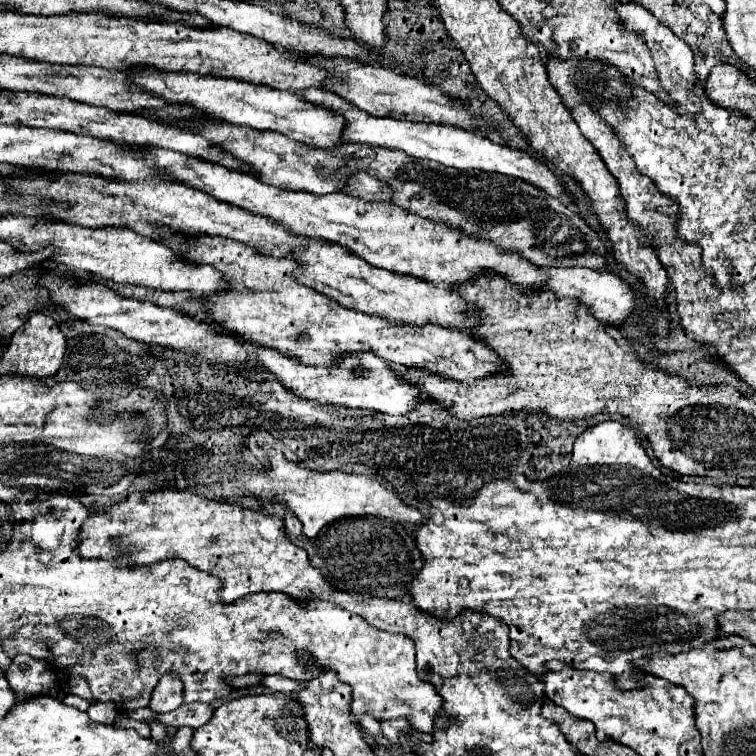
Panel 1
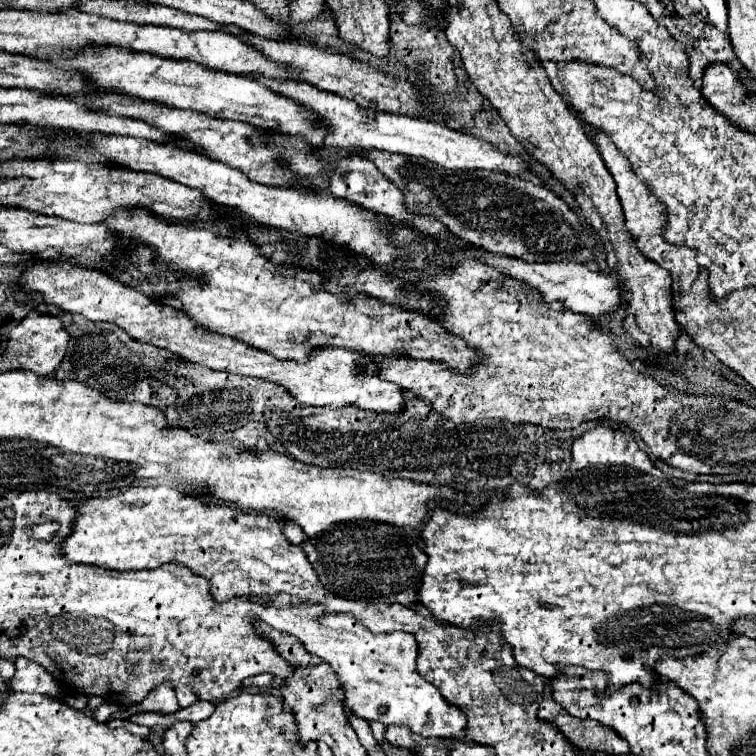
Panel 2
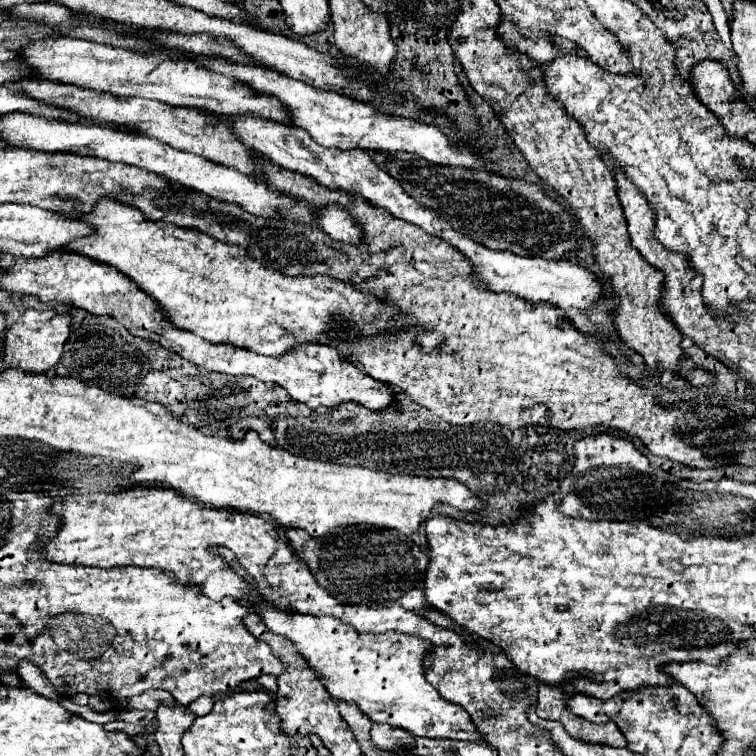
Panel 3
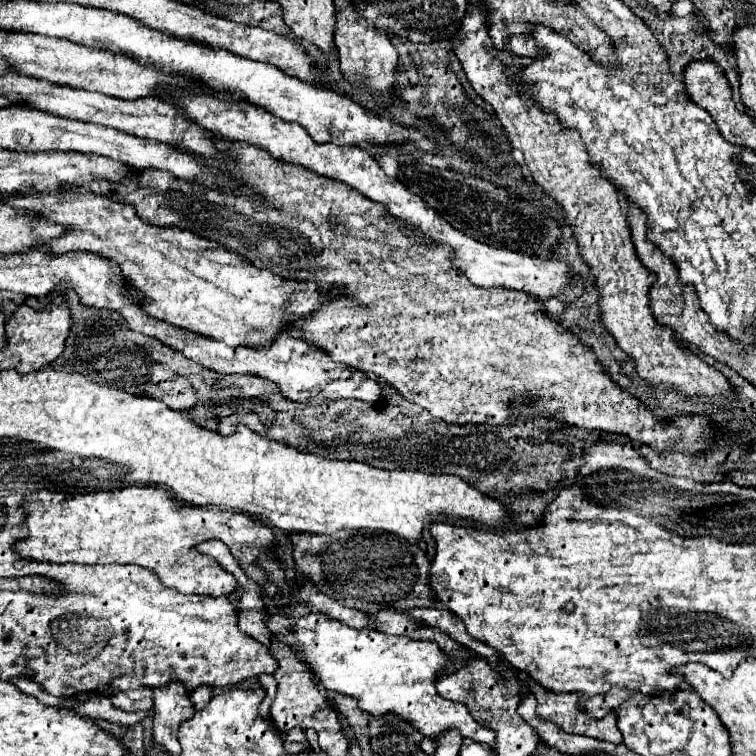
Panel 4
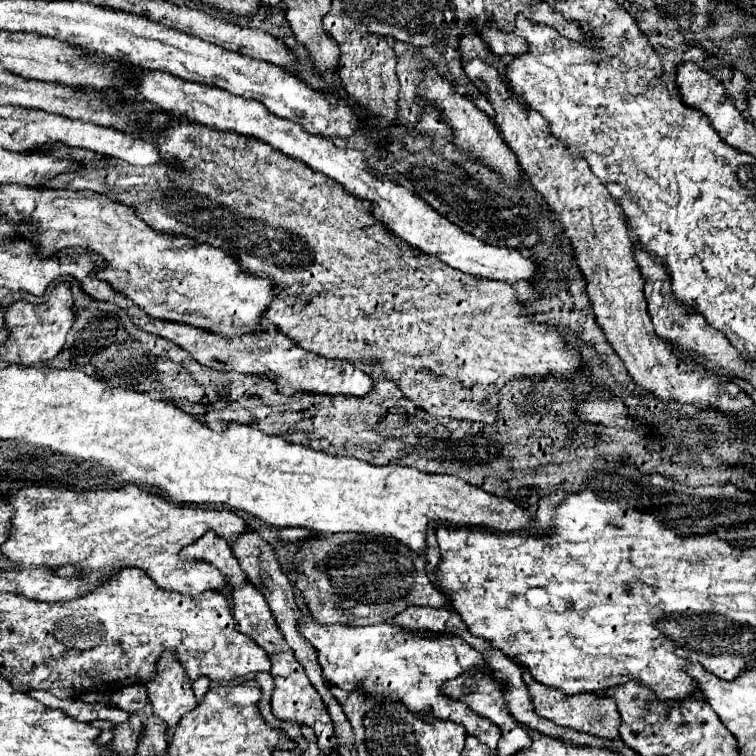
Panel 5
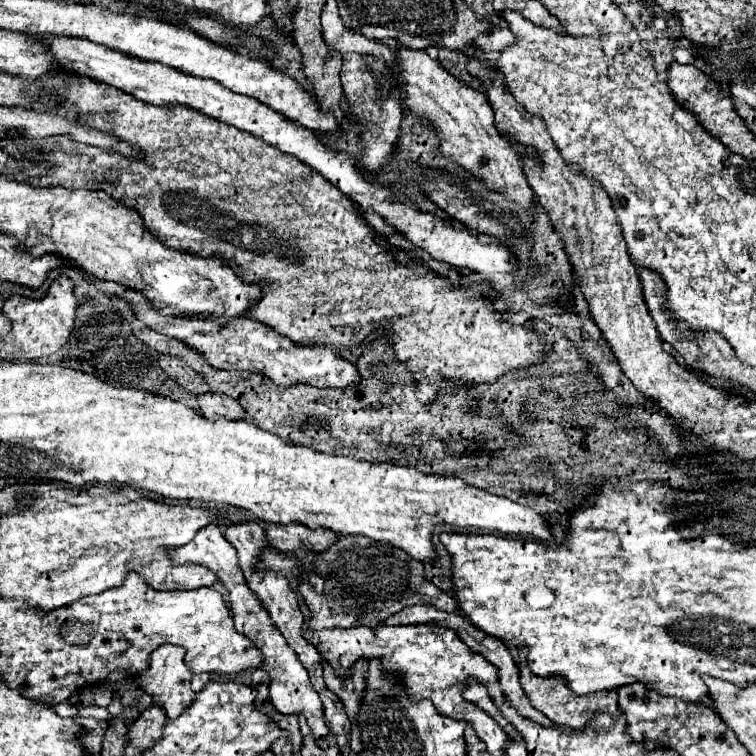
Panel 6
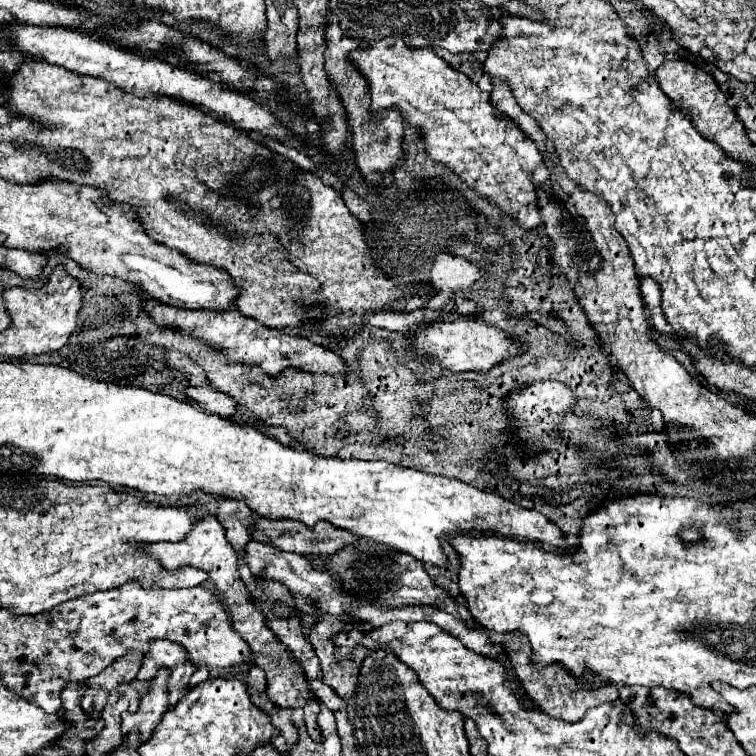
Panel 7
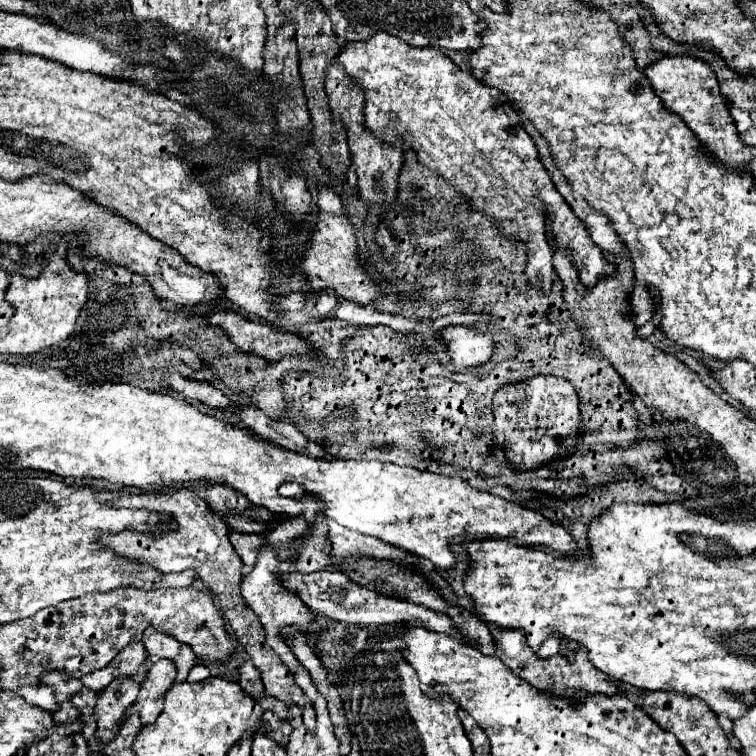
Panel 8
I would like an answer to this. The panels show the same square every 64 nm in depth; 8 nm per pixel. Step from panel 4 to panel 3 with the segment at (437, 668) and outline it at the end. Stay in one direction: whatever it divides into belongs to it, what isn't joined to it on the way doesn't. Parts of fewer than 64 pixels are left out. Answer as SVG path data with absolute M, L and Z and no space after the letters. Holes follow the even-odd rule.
M264 608L264 624L270 632L290 638L310 668L320 676L326 690L346 702L354 702L372 722L400 726L416 736L450 738L450 740L482 740L468 712L458 704L444 700L426 680L424 660L432 654L432 644L416 636L360 634L352 626L330 618L300 612L284 612Z

